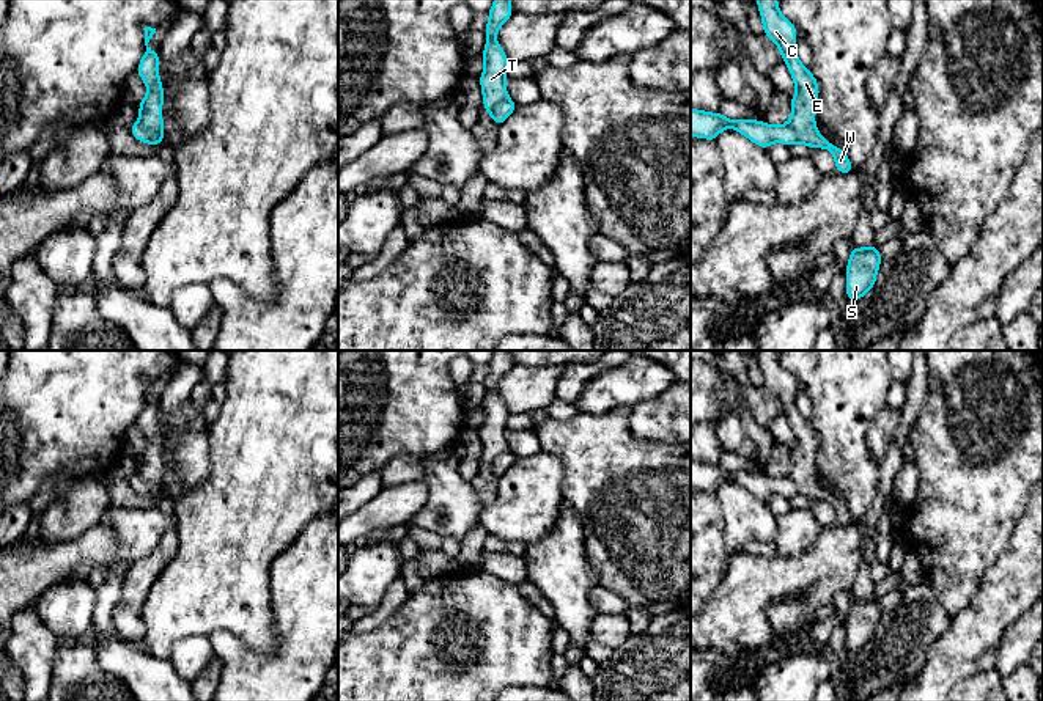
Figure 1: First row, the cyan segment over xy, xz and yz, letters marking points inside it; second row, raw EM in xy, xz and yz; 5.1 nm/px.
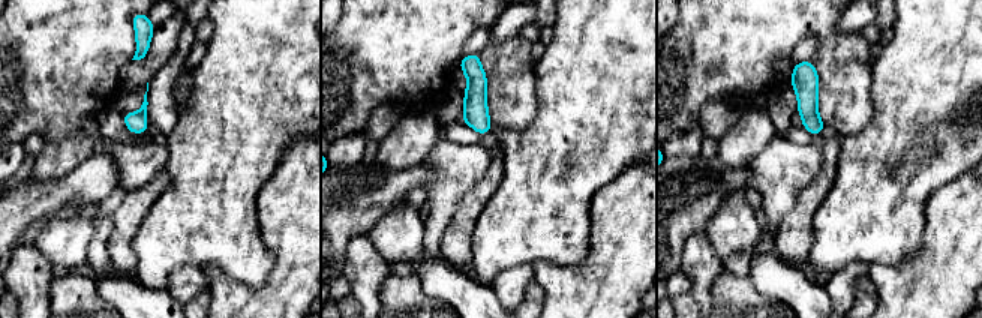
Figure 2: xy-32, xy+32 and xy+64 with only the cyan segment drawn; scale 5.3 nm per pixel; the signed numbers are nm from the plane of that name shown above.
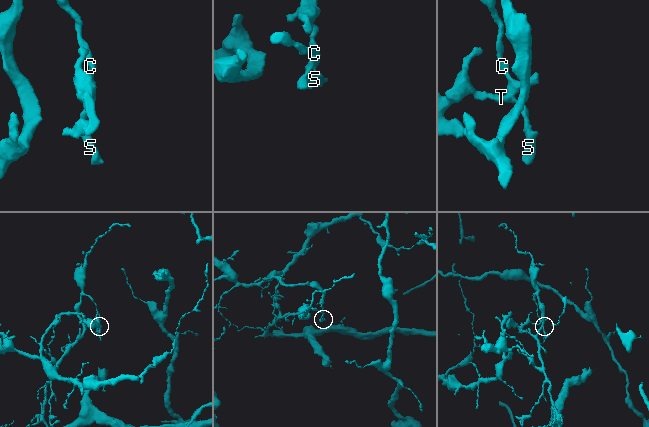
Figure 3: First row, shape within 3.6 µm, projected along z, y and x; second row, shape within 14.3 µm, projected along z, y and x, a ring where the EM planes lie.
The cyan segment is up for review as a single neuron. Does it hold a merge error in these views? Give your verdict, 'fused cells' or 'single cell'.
fused cells

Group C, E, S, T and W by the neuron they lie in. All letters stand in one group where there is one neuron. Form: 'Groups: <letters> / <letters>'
Groups: C E S W / T

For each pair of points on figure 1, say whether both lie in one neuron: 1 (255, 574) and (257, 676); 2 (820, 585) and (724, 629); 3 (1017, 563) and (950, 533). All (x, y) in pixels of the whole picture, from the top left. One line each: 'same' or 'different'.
1: different
2: same
3: different

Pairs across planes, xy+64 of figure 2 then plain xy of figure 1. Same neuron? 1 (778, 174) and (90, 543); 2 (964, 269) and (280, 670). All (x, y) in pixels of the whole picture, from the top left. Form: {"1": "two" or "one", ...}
{"1": "two", "2": "one"}

